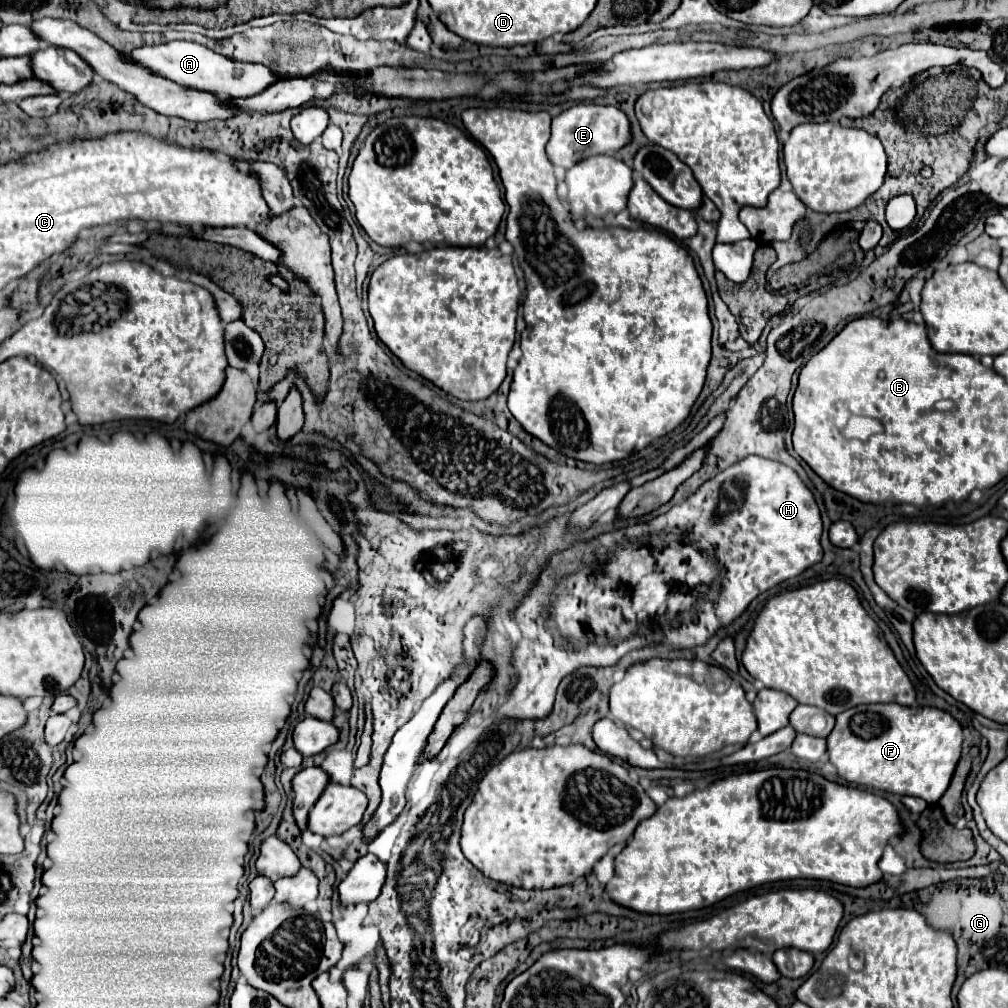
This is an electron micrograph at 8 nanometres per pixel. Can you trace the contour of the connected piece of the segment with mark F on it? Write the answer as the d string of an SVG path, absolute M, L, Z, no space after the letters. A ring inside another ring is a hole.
M861 704L835 716L833 732L827 736L827 754L839 778L849 784L919 796L935 804L949 786L961 756L961 744L963 732L959 722L939 708Z

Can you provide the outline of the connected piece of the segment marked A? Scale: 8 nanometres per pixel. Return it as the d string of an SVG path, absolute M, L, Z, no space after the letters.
M165 42L155 46L141 46L133 50L131 54L125 54L127 58L133 58L135 62L143 64L151 72L165 76L167 80L173 80L179 86L189 86L195 90L209 90L211 94L221 94L229 98L245 98L261 94L261 90L269 88L273 82L283 80L279 74L273 74L269 66L261 66L255 62L237 62L229 56L217 54L215 50L195 44L195 42Z

